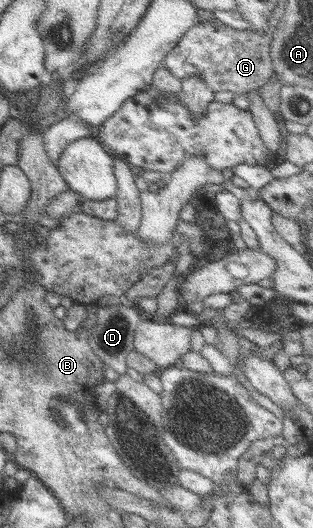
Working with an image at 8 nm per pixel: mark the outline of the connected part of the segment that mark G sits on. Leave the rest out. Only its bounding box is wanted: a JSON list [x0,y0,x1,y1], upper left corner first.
[160,19,273,96]

